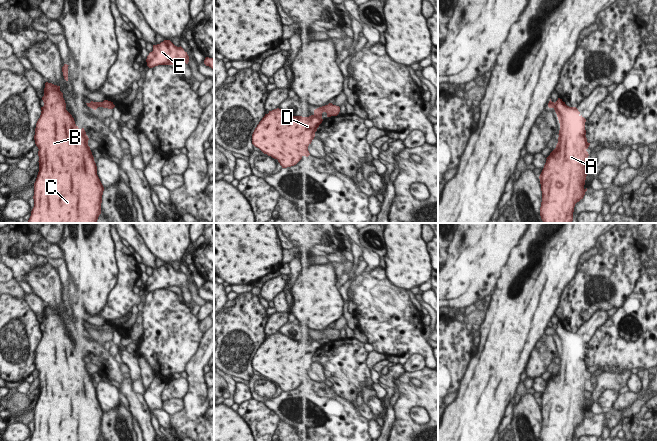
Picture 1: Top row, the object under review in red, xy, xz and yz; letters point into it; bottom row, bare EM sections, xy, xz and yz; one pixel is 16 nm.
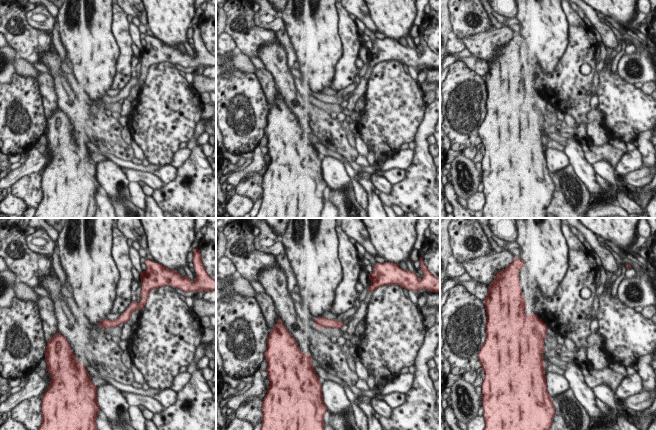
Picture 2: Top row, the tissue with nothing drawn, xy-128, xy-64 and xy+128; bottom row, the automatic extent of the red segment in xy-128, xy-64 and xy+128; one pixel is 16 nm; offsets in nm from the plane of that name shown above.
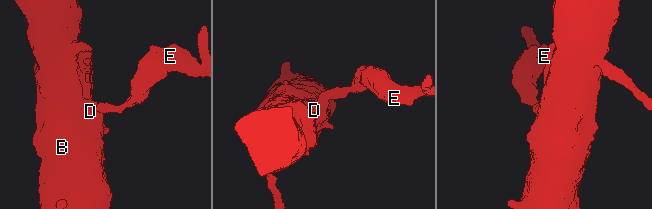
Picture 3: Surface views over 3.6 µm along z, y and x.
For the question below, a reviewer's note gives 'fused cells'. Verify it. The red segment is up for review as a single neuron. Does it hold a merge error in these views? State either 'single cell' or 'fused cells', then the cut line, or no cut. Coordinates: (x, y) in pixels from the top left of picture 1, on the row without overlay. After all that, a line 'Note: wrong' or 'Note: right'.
fused cells; cut xz (314, 337), (321, 341)
Note: right

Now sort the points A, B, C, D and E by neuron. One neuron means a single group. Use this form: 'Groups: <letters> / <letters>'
Groups: A B C D / E

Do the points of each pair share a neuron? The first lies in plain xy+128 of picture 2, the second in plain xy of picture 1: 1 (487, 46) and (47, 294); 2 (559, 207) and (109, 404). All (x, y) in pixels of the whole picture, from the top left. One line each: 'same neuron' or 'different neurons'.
1: same neuron
2: different neurons

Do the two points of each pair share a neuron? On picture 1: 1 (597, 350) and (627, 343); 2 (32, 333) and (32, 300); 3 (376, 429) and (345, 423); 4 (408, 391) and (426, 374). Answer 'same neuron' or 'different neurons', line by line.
1: same neuron
2: different neurons
3: different neurons
4: same neuron

